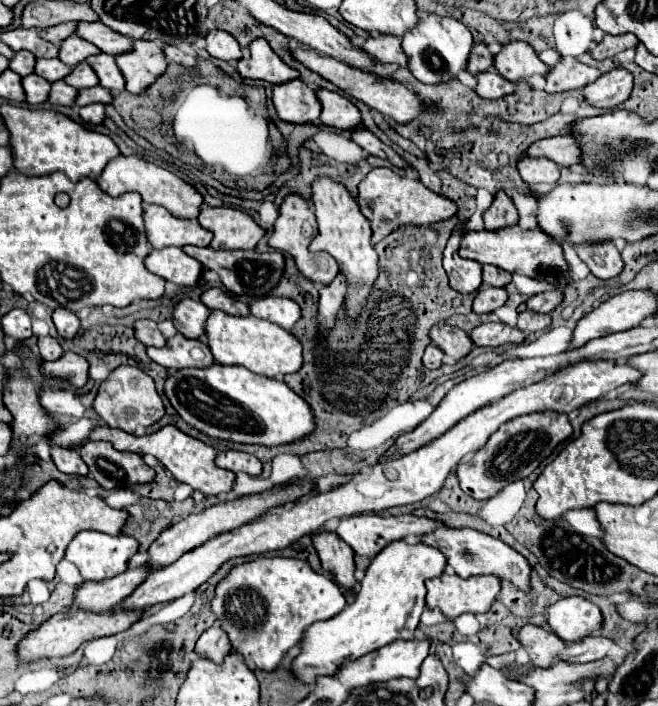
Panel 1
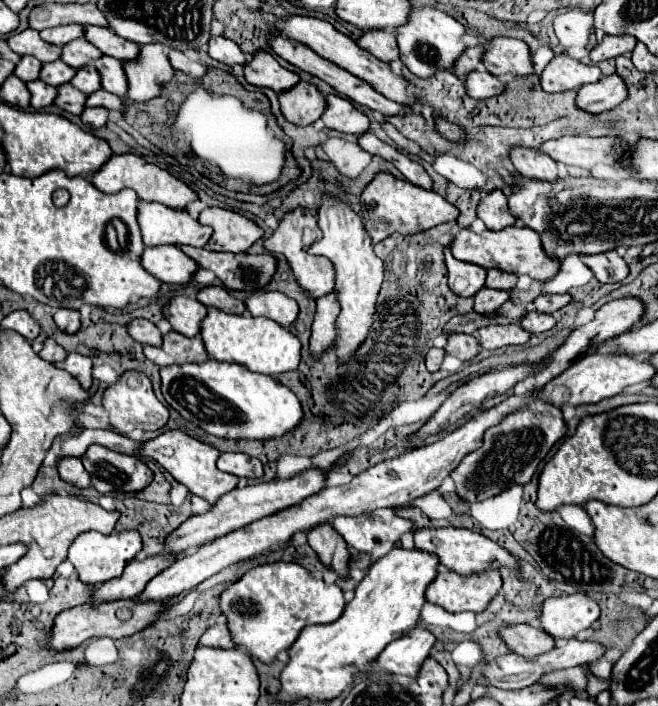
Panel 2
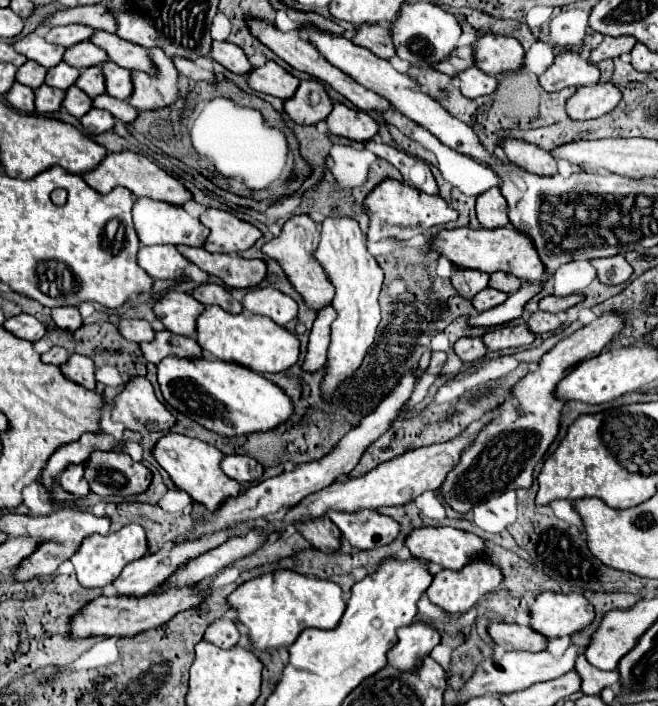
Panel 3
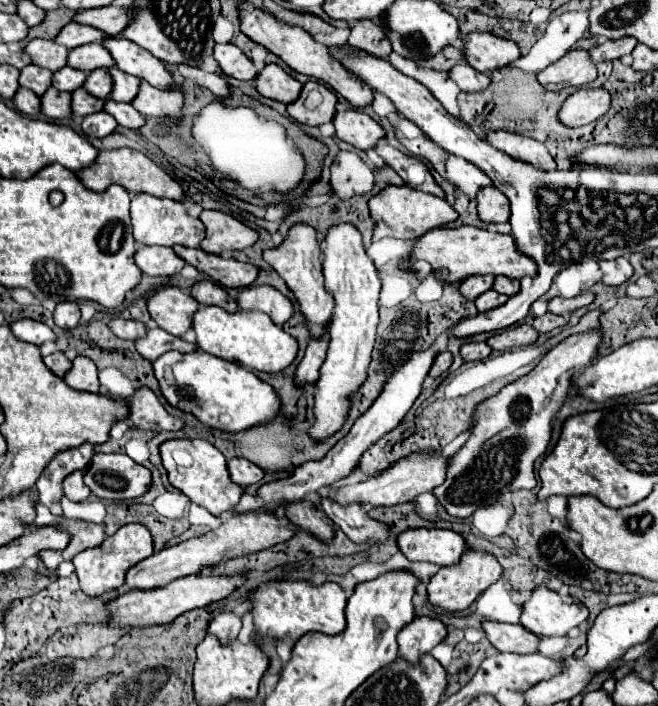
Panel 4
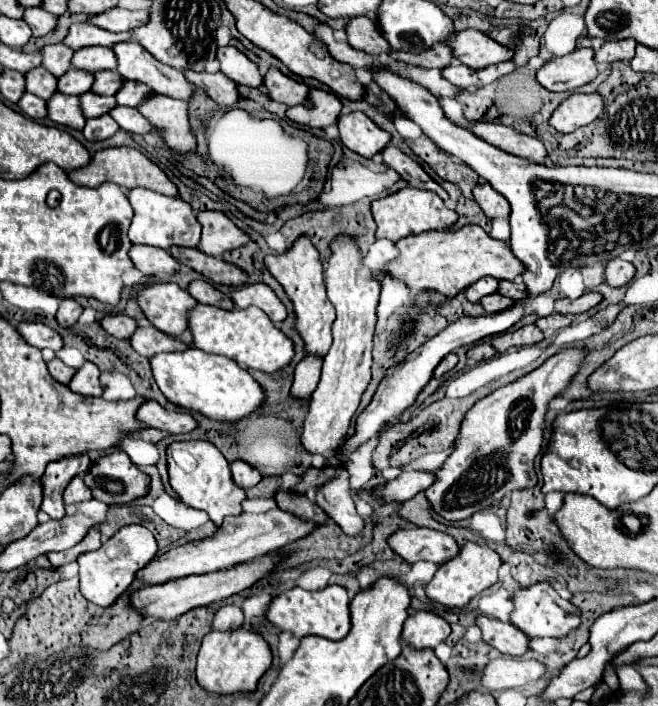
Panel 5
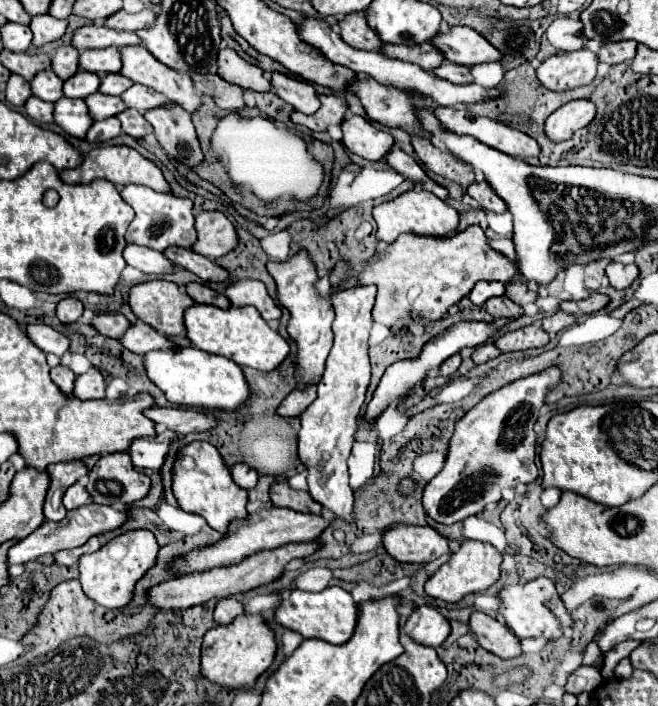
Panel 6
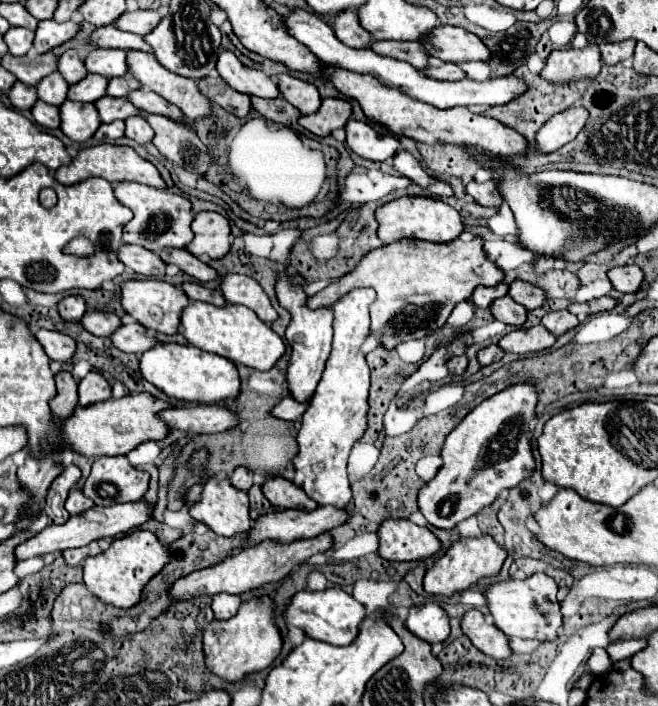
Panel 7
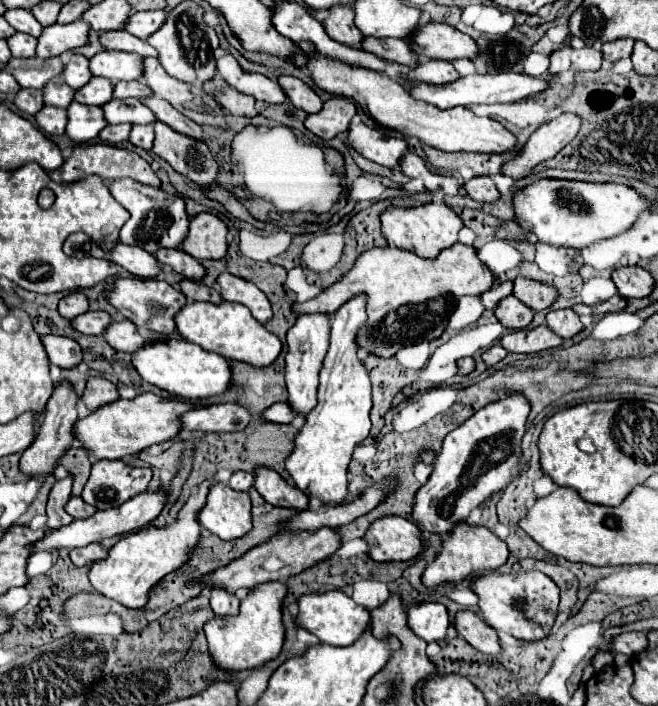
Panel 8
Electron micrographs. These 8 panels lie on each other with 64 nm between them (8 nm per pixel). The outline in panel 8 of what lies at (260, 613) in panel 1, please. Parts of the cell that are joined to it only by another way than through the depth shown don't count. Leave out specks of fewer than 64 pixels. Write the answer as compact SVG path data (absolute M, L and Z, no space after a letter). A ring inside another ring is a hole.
M332 590L326 594L306 594L298 600L298 606L300 606L298 624L316 634L324 644L350 646L360 638L362 632L370 628L370 612L340 590Z

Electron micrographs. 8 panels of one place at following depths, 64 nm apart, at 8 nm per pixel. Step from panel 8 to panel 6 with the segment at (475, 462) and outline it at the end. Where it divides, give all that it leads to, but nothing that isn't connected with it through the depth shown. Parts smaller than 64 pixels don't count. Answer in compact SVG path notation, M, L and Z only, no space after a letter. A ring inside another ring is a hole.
M548 368L548 372L536 376L526 376L524 380L516 380L492 392L458 420L448 444L444 468L426 484L422 494L422 506L432 520L440 524L462 522L468 516L480 514L484 506L496 504L504 488L530 484L538 478L538 468L534 464L534 424L546 394L558 382L560 372L556 372L556 368Z

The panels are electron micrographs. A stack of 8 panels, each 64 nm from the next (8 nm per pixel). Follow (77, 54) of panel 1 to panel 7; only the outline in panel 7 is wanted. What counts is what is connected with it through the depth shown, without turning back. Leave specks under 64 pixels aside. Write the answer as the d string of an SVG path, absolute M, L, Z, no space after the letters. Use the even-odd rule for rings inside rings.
M94 50L86 56L86 68L88 72L116 78L128 74L128 62L124 50Z

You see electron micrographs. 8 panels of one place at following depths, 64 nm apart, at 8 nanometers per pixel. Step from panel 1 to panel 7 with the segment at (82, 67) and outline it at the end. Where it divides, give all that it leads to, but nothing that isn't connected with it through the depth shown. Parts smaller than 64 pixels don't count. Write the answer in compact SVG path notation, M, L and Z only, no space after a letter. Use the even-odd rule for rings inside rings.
M126 76L126 78L112 78L110 84L108 84L108 94L110 96L118 96L118 98L124 98L128 96L130 92L134 90L140 90L142 84L138 80L134 80L132 76Z

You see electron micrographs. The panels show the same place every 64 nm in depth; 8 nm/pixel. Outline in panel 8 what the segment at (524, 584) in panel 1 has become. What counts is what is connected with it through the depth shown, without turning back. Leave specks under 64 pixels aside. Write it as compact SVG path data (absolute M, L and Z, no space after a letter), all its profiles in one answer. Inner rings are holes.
M384 516L372 522L364 534L368 556L376 562L412 560L424 550L424 536L416 524L400 516Z

